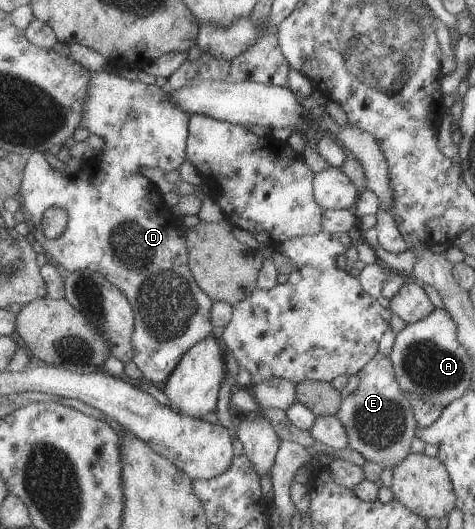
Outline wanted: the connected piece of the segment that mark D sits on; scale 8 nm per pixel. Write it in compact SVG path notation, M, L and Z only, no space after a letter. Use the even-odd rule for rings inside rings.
M107 70L92 71L89 74L87 82L85 99L83 100L80 109L80 128L86 128L90 134L96 134L103 139L103 146L101 147L101 154L97 157L83 160L80 169L67 176L62 176L61 172L57 170L51 170L42 153L30 153L29 157L25 159L25 165L23 168L23 175L21 178L21 185L19 193L22 194L22 202L24 202L22 208L23 213L30 214L30 219L36 228L32 234L29 234L30 240L36 240L41 244L43 250L46 250L50 256L58 263L58 267L61 270L69 273L75 270L88 269L95 273L101 274L108 282L111 282L122 294L128 299L133 312L133 333L131 336L131 345L133 346L133 357L131 361L134 362L136 368L140 370L144 381L157 387L164 386L168 375L174 370L174 367L180 362L182 355L201 338L204 338L208 333L215 332L210 322L210 307L213 303L208 295L200 290L200 287L196 284L196 281L192 278L187 263L187 246L185 245L185 235L180 234L180 220L174 219L169 211L169 207L161 200L161 192L158 190L157 184L152 183L149 179L146 179L140 174L140 166L146 166L146 168L154 168L162 170L165 174L171 170L178 169L180 164L185 160L185 140L187 137L187 124L189 121L189 114L185 113L178 105L173 103L170 92L165 87L158 87L157 85L146 85L141 81L129 81L122 76L112 75ZM49 206L59 206L67 212L67 224L64 232L58 238L47 239L42 235L40 230L39 219L42 218L42 213Z

